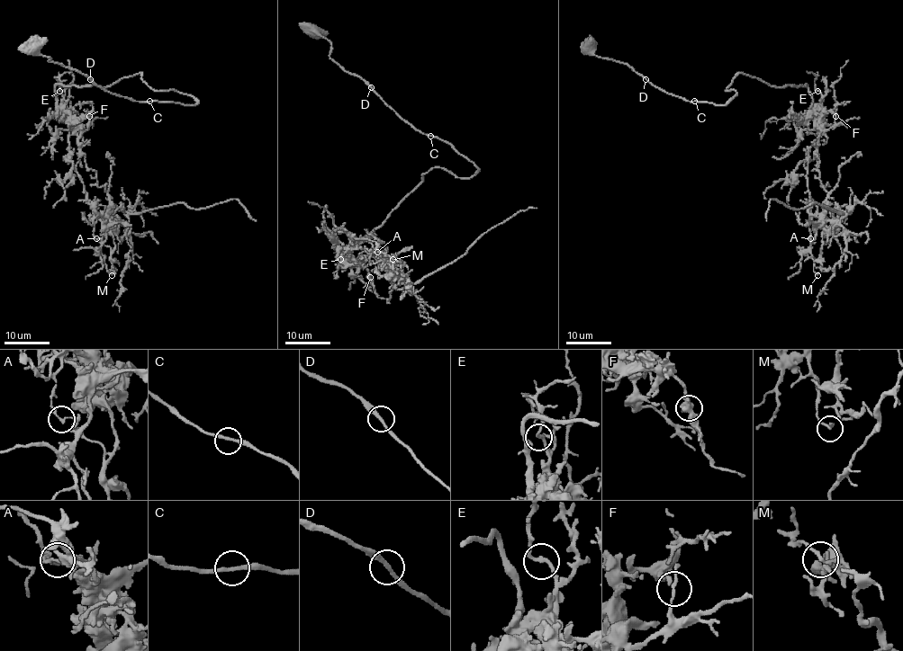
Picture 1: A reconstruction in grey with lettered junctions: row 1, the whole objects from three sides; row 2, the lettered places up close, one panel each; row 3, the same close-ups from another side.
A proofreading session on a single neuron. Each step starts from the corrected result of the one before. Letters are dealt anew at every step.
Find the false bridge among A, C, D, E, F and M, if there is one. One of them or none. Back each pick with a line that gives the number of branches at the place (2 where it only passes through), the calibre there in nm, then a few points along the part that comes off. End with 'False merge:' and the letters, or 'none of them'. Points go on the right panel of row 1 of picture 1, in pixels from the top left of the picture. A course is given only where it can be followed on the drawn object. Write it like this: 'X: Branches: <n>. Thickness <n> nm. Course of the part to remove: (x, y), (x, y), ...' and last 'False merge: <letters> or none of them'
A: Branches: 2. Thickness 160 nm. Course of the part to remove: (810, 239), (815, 239), (817, 227), (829, 230), (844, 216), (817, 203), (791, 209), (772, 199), (766, 221)
False merge: A

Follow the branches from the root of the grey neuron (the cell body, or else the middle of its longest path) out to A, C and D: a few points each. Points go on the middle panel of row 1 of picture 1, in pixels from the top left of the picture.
A: (375, 228), (349, 245), (338, 247), (336, 252), (350, 256), (349, 259), (349, 252), (353, 249), (377, 252)
C: (375, 228), (434, 167), (444, 167), (458, 177), (471, 177), (476, 172), (475, 165), (449, 144), (430, 136)
D: (375, 228), (434, 167), (444, 167), (458, 177), (471, 177), (477, 169), (449, 144), (416, 130), (371, 87)

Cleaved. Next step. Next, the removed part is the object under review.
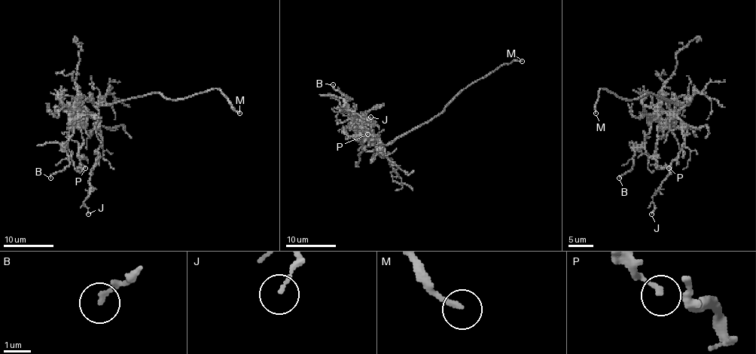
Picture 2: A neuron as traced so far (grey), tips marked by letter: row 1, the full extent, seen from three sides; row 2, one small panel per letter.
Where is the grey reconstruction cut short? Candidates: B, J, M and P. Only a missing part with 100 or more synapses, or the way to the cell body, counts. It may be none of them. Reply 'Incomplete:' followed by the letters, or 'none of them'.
Incomplete: M

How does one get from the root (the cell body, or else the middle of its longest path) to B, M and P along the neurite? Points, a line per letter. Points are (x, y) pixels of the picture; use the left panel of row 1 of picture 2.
B: (120, 101), (99, 105), (99, 114), (83, 123), (73, 122), (64, 149), (69, 164), (50, 178)
M: (120, 101), (153, 93), (160, 93), (171, 99), (184, 99), (217, 88), (239, 113)
P: (120, 101), (99, 105), (98, 116), (89, 116), (77, 126), (83, 139), (79, 160), (80, 166), (85, 168)

